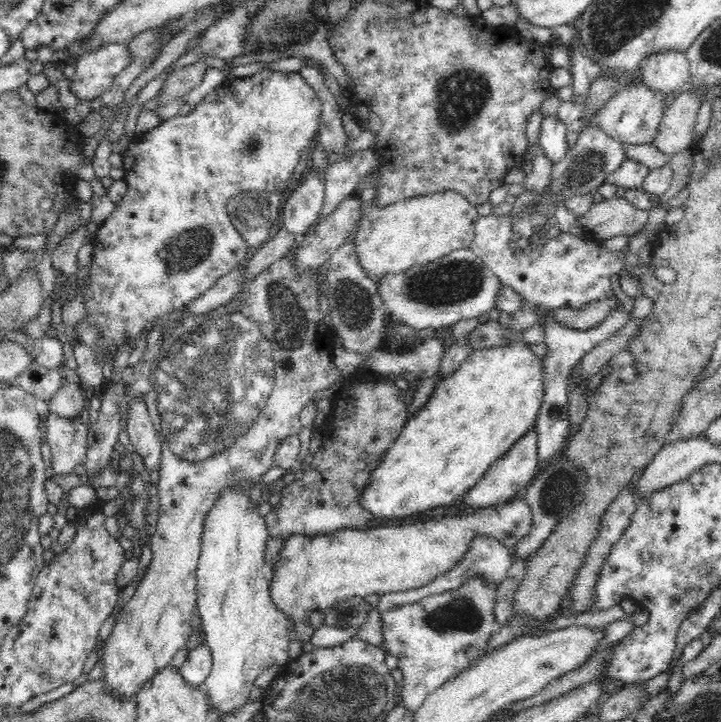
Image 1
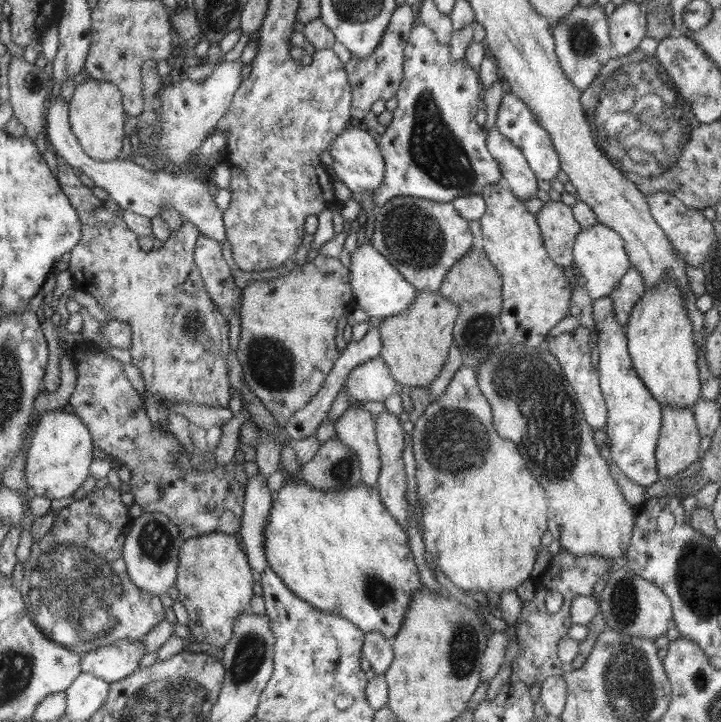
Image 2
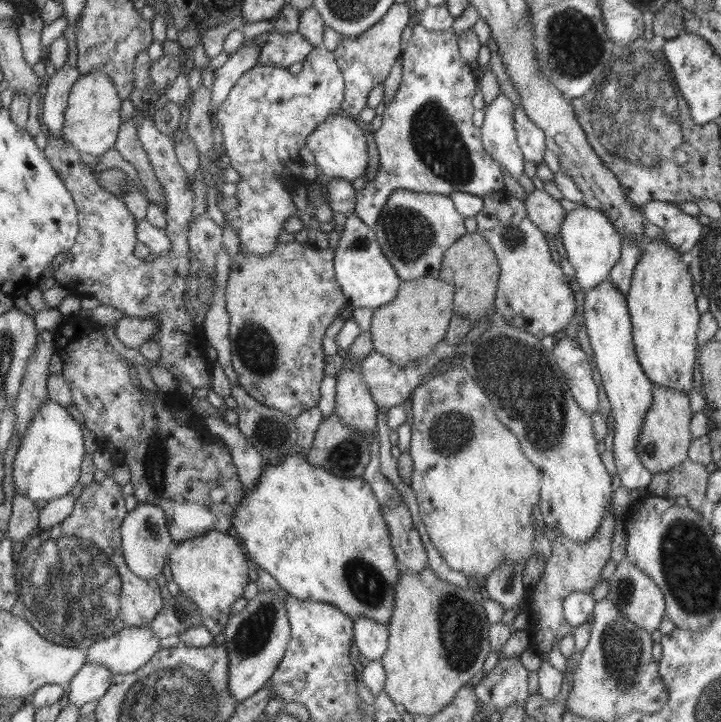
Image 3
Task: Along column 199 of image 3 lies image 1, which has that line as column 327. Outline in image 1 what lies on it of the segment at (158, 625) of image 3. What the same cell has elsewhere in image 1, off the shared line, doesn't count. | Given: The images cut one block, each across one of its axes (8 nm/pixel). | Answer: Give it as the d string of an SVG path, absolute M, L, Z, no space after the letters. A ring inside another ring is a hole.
M351 596L333 604L325 614L324 625L338 628L358 628L366 622L373 607L362 596Z

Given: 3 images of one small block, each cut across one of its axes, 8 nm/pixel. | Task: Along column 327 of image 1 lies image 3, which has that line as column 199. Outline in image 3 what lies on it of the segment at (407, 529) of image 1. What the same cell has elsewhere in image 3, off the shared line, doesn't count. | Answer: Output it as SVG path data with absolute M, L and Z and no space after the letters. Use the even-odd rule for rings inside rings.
M208 531L172 545L168 558L173 580L181 593L198 606L202 625L210 630L213 637L224 632L230 617L230 606L242 597L250 581L246 552L238 538L232 532Z

